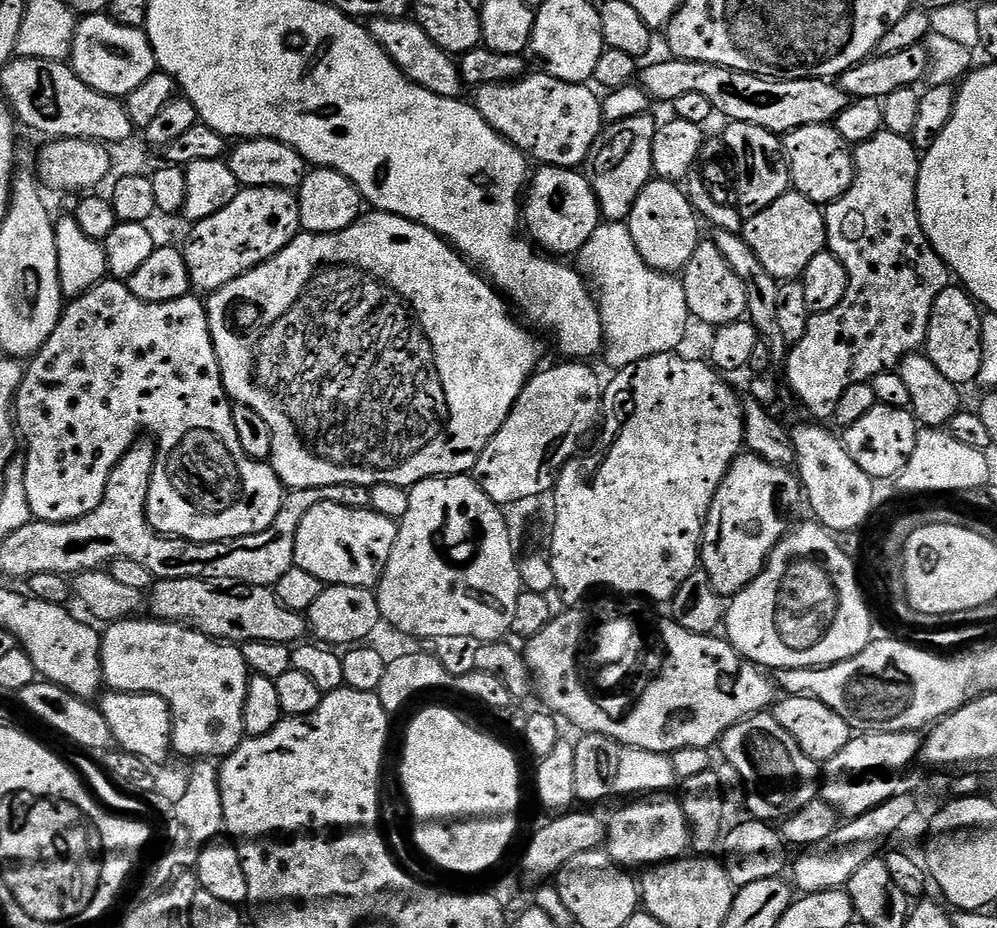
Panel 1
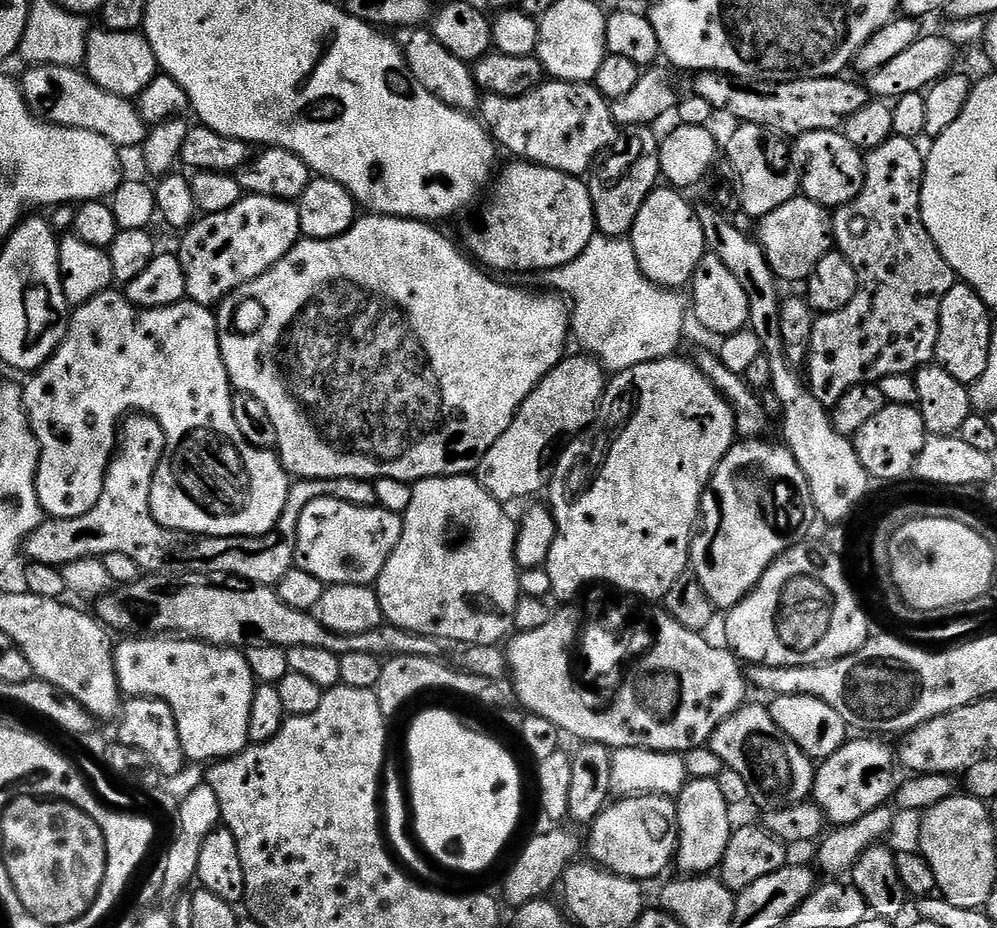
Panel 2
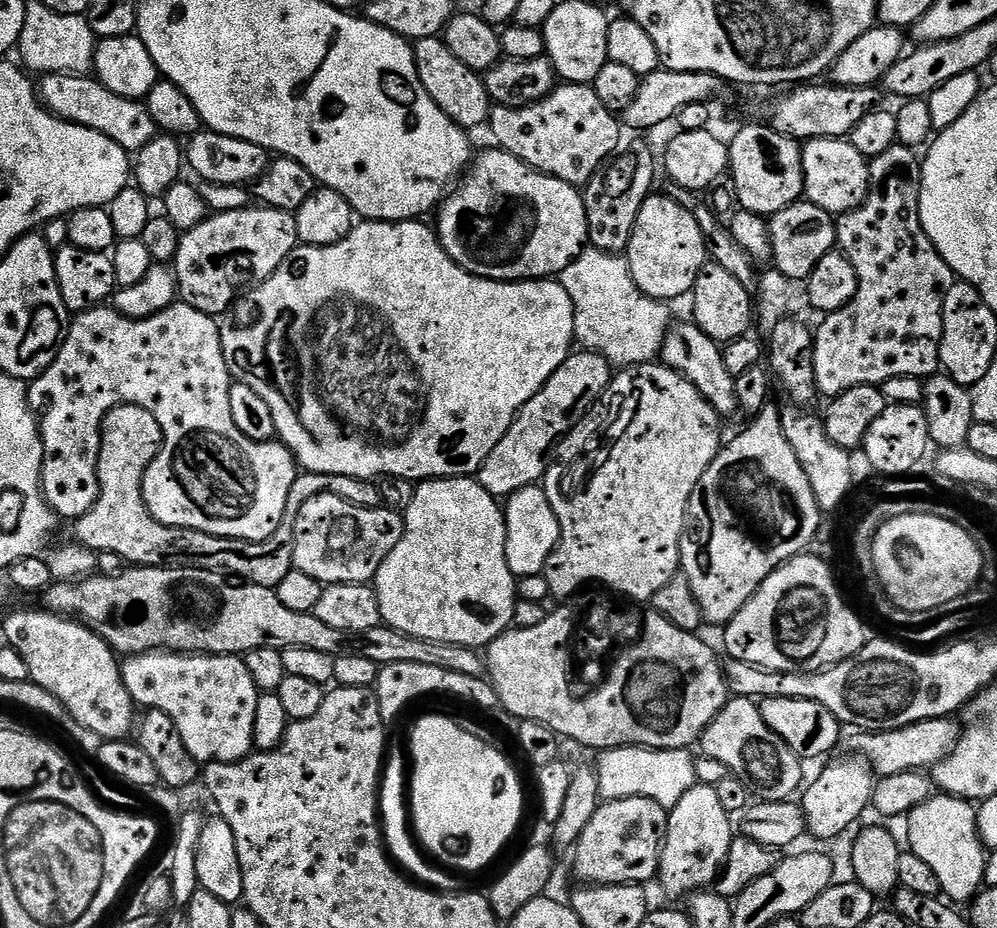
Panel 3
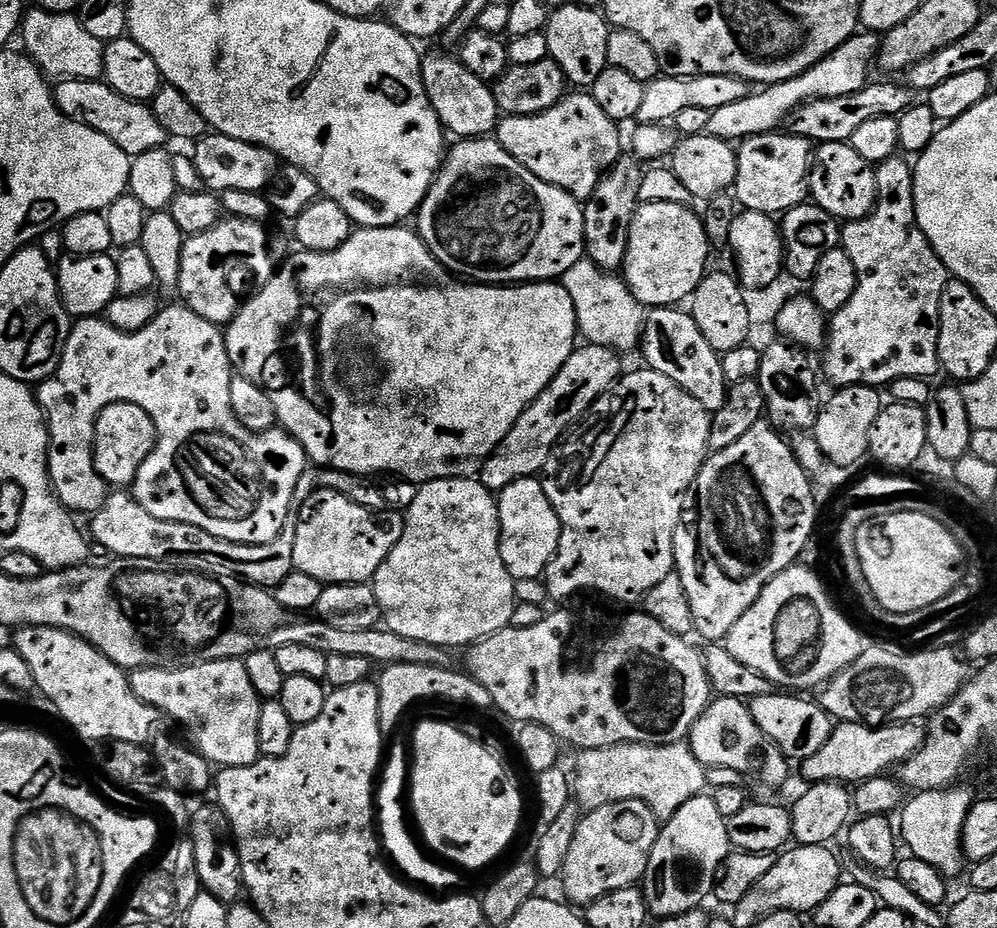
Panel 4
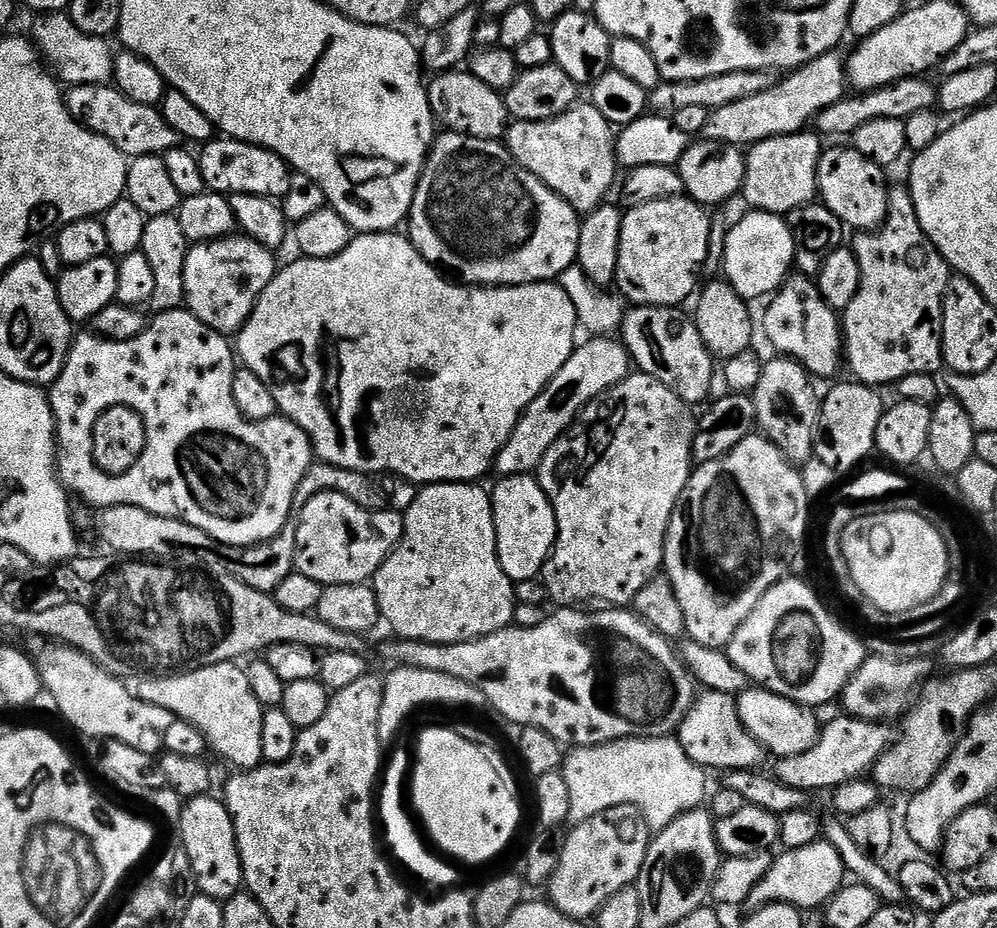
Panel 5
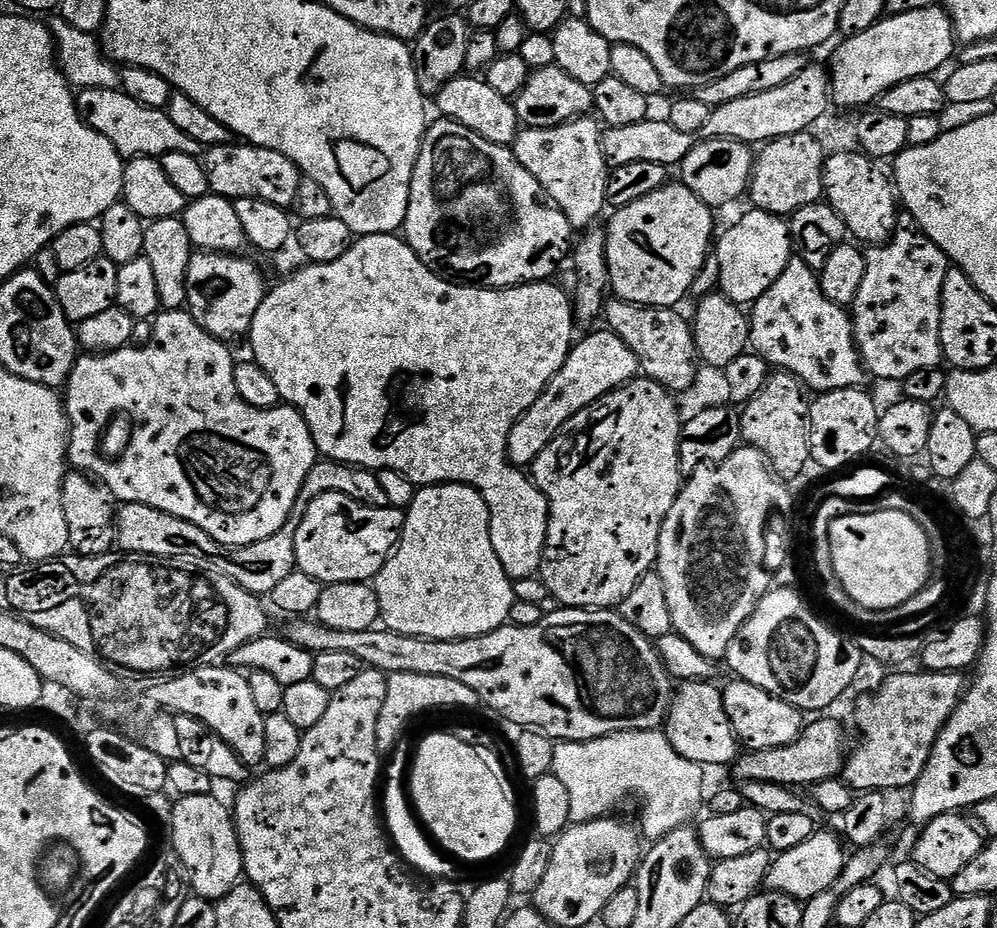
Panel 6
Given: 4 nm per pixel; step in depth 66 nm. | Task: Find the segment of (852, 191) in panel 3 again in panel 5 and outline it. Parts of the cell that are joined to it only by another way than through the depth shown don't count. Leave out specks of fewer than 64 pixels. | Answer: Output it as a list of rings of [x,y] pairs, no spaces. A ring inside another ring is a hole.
[[[851,146],[825,147],[818,162],[816,187],[819,199],[849,229],[871,230],[880,227],[888,217],[888,189],[885,169],[878,167],[870,158],[858,154]]]

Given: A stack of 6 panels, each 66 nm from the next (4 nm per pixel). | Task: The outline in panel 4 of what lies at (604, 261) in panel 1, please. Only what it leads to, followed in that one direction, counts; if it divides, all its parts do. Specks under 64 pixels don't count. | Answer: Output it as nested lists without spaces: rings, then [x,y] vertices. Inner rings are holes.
[[[585,258],[566,270],[562,283],[566,294],[570,294],[574,302],[579,335],[587,343],[611,348],[620,354],[639,345],[646,312],[619,275],[605,271],[593,260]]]

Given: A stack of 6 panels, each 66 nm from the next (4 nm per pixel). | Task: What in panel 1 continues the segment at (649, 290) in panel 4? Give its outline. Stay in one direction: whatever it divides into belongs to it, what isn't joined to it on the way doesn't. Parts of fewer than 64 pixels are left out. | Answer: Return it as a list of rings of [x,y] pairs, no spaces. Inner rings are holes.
[[[649,180],[642,194],[638,194],[638,202],[634,202],[634,210],[630,210],[626,223],[630,238],[634,238],[634,246],[638,246],[638,254],[642,254],[642,258],[656,272],[683,273],[690,258],[694,258],[694,250],[702,243],[702,224],[692,208],[687,191],[670,180]]]

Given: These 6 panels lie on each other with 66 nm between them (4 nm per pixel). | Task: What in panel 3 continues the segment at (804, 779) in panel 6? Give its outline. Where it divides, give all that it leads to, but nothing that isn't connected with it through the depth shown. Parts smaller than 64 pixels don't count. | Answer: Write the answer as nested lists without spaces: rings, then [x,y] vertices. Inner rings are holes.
[[[941,718],[914,722],[910,726],[902,726],[889,732],[861,731],[856,740],[856,748],[861,753],[857,753],[872,767],[877,777],[931,770],[938,762],[945,760],[960,741],[962,728],[954,721],[952,718]]]

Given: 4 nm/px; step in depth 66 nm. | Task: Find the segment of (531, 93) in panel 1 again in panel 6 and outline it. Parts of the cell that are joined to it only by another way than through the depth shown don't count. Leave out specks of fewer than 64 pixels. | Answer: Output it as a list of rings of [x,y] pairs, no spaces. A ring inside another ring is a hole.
[[[596,118],[572,120],[557,128],[524,128],[514,151],[518,162],[538,178],[542,190],[560,207],[574,230],[587,230],[597,223],[608,204],[610,167],[603,152],[602,124]]]

